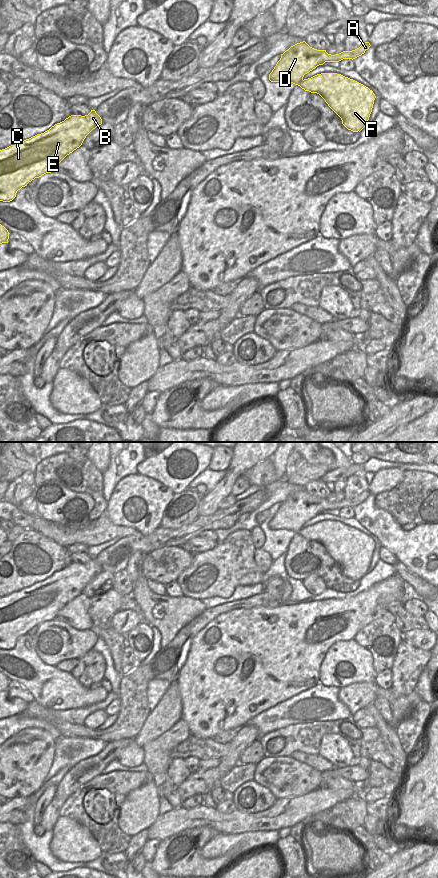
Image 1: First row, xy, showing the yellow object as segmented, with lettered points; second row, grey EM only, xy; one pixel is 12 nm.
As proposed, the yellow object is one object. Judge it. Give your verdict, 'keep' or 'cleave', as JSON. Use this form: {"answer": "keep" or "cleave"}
{"answer": "keep"}

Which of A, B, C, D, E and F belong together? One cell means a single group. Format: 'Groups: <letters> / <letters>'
Groups: A B C D E F.

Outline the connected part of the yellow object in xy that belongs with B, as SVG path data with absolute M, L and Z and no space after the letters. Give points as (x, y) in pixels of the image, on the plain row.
M95 558L88 563L71 563L55 572L44 581L37 582L15 593L0 598L0 649L10 650L22 635L35 626L55 619L57 613L70 601L79 596L86 584L102 572Z

